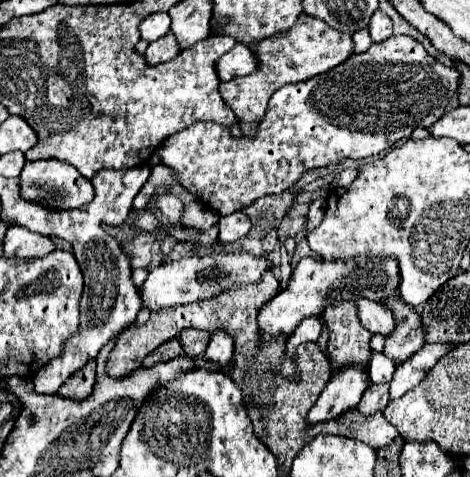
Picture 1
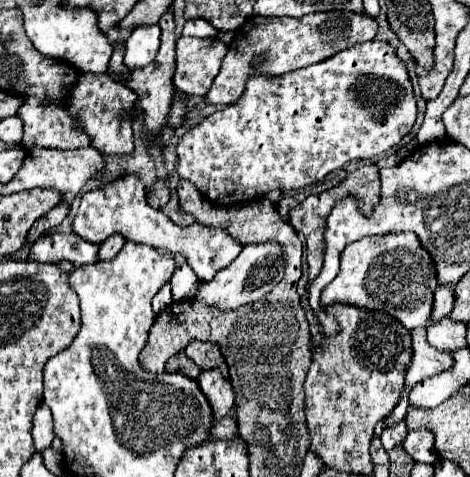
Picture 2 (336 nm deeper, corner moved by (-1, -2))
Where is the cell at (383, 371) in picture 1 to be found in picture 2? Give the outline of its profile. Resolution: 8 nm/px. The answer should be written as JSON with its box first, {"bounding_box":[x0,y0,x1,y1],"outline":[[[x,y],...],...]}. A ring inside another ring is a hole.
{"bounding_box":[380,420,408,450],"outline":[[[402,420],[402,422],[398,422],[398,424],[392,424],[392,426],[384,428],[382,434],[380,434],[380,440],[382,440],[384,448],[390,450],[390,448],[402,444],[402,440],[406,438],[406,434],[408,434],[408,428],[406,428],[406,422]]]}

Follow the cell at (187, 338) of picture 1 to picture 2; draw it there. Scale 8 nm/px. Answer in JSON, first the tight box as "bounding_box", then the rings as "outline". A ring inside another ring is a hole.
{"bounding_box":[186,340,228,378],"outline":[[[192,340],[186,346],[186,356],[194,360],[194,364],[200,370],[208,370],[208,368],[218,368],[226,378],[228,378],[228,366],[220,354],[218,344],[214,342],[200,342],[200,340]]]}

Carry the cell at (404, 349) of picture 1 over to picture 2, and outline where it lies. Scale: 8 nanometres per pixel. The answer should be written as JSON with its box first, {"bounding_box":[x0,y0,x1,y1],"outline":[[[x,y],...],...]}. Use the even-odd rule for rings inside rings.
{"bounding_box":[430,286,454,322],"outline":[[[438,286],[434,292],[434,308],[432,308],[432,316],[430,322],[440,322],[442,318],[446,318],[452,310],[454,304],[454,292],[448,286]]]}

